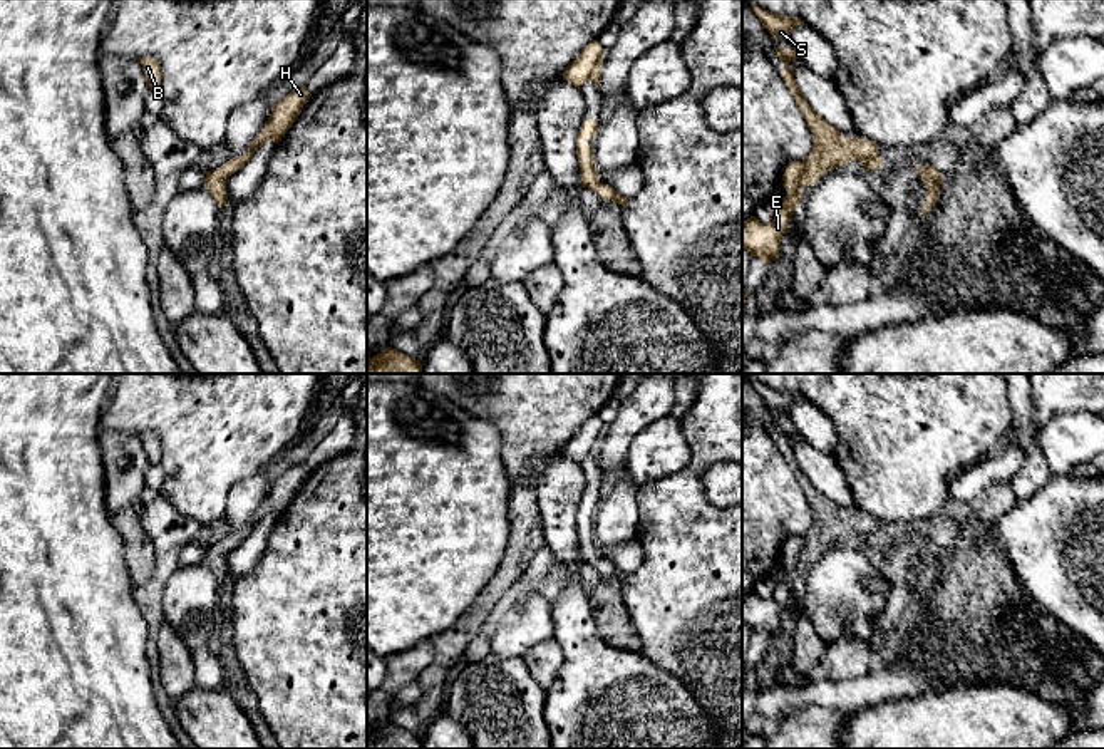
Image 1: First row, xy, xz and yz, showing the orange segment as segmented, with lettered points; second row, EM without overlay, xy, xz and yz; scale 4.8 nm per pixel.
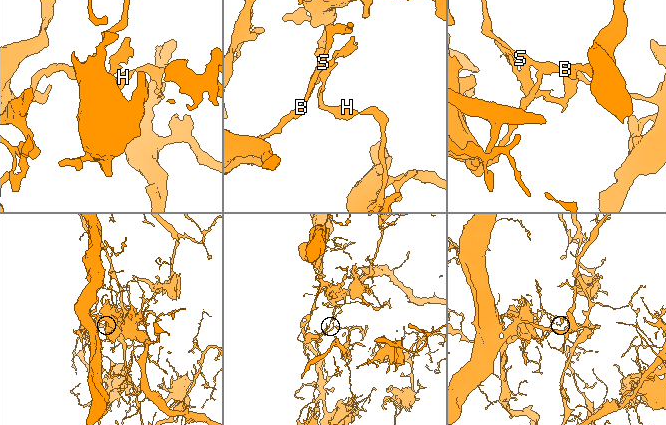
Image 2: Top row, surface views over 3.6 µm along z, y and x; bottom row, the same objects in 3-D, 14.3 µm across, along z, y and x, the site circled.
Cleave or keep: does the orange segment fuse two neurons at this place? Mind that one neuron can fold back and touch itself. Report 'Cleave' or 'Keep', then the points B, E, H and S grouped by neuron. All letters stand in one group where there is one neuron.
Cleave. Groups: B E S / H

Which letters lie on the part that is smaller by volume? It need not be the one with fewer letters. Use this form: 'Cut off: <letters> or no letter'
Cut off: H

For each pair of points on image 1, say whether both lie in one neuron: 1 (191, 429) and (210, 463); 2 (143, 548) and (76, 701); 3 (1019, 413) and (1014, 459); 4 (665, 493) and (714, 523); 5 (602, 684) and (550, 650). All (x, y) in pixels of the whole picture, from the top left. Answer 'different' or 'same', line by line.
1: same
2: different
3: different
4: same
5: different

